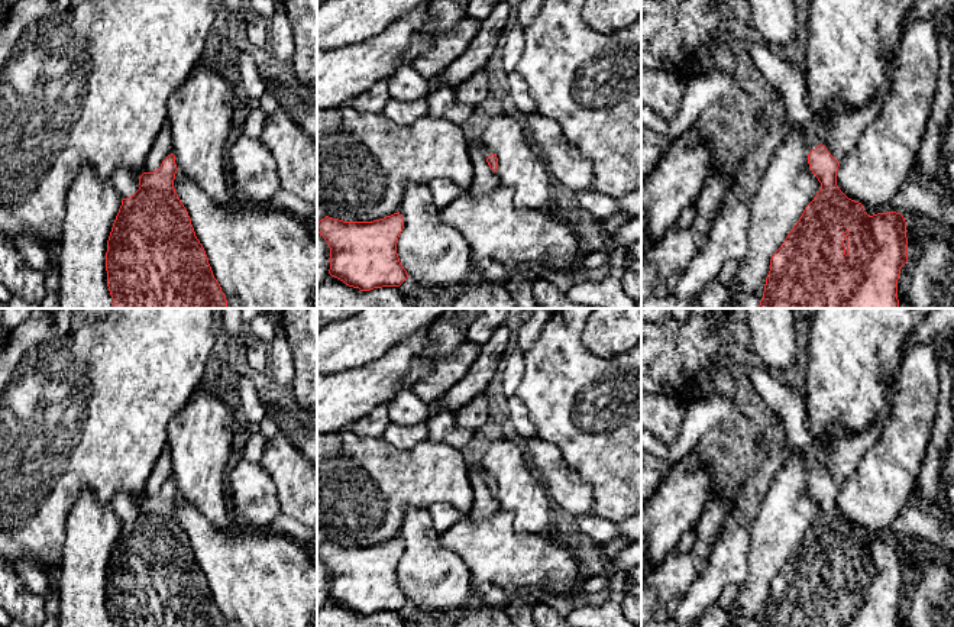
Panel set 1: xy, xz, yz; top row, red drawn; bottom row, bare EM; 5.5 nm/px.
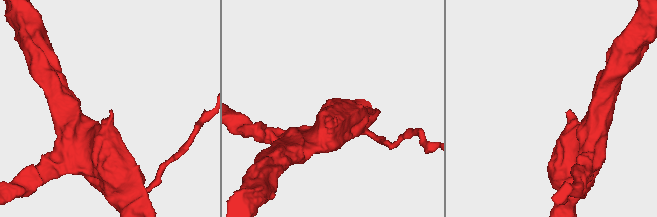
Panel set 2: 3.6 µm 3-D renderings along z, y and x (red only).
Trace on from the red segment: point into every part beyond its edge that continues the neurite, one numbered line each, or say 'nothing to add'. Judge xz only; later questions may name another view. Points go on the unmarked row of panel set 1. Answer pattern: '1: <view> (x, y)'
nothing to add

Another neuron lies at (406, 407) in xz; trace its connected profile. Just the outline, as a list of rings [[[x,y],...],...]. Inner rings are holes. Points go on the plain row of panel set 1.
[[[411,388],[397,391],[387,405],[391,423],[410,426],[413,423],[426,423],[430,417],[430,404],[421,400]]]

